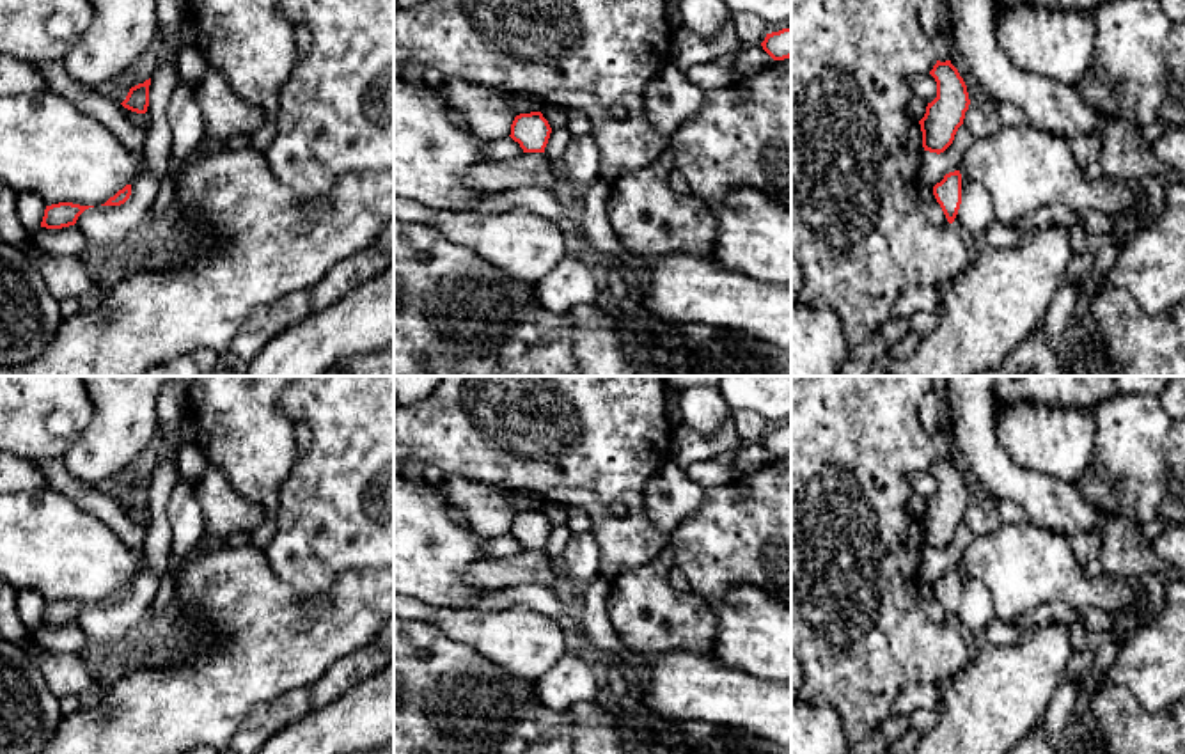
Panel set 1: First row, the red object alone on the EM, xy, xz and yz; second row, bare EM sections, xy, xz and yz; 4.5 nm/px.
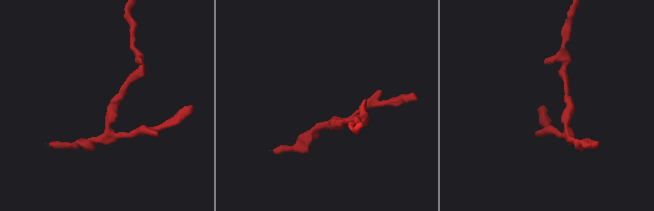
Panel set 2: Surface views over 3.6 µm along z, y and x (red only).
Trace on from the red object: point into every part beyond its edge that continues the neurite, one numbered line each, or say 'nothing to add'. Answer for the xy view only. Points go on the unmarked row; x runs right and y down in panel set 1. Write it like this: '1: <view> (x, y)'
nothing to add

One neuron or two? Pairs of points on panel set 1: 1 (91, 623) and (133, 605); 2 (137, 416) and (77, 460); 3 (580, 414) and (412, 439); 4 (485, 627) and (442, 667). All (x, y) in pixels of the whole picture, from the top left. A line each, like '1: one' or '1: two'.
1: one
2: one
3: one
4: two

